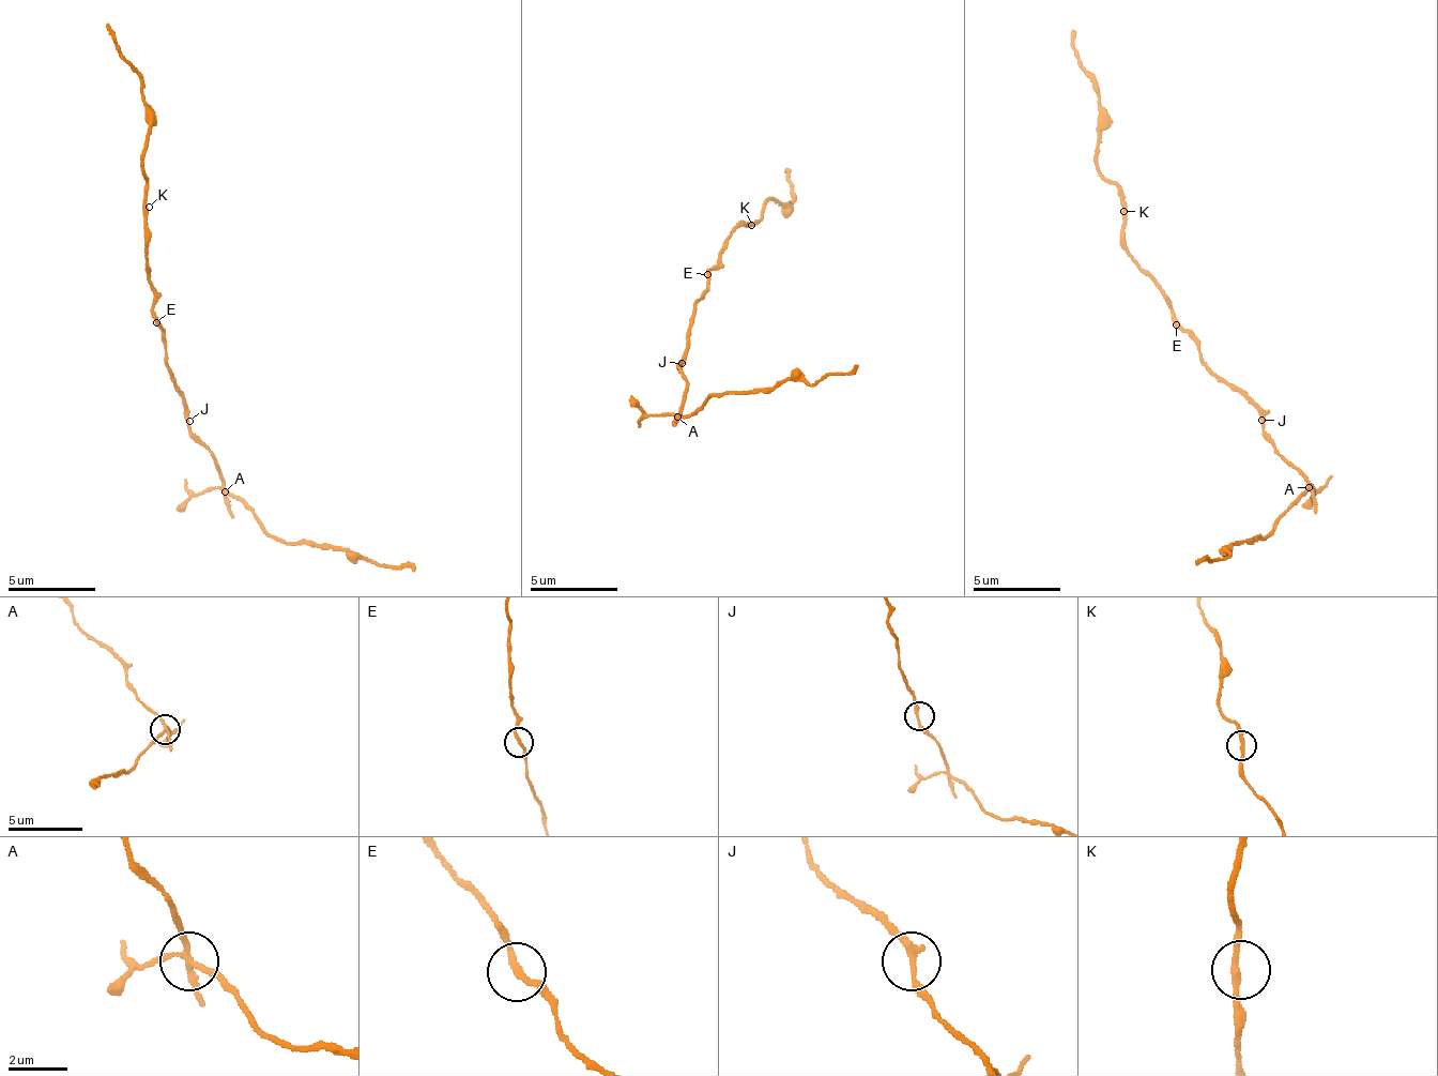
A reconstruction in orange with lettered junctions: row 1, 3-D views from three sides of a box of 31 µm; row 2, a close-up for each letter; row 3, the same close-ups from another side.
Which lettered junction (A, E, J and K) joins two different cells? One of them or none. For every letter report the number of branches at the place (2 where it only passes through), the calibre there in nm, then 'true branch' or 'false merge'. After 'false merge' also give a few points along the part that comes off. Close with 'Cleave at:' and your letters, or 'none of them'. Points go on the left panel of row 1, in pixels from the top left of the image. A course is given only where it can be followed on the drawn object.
A: 4 | 190 nm | false merge | (224, 493), (241, 497), (287, 544), (332, 543), (341, 551), (379, 564), (411, 564), (416, 567)
E: 2 | 200 nm | true branch
J: 2 | 220 nm | true branch
K: 2 | 220 nm | true branch
Cleave at: A

